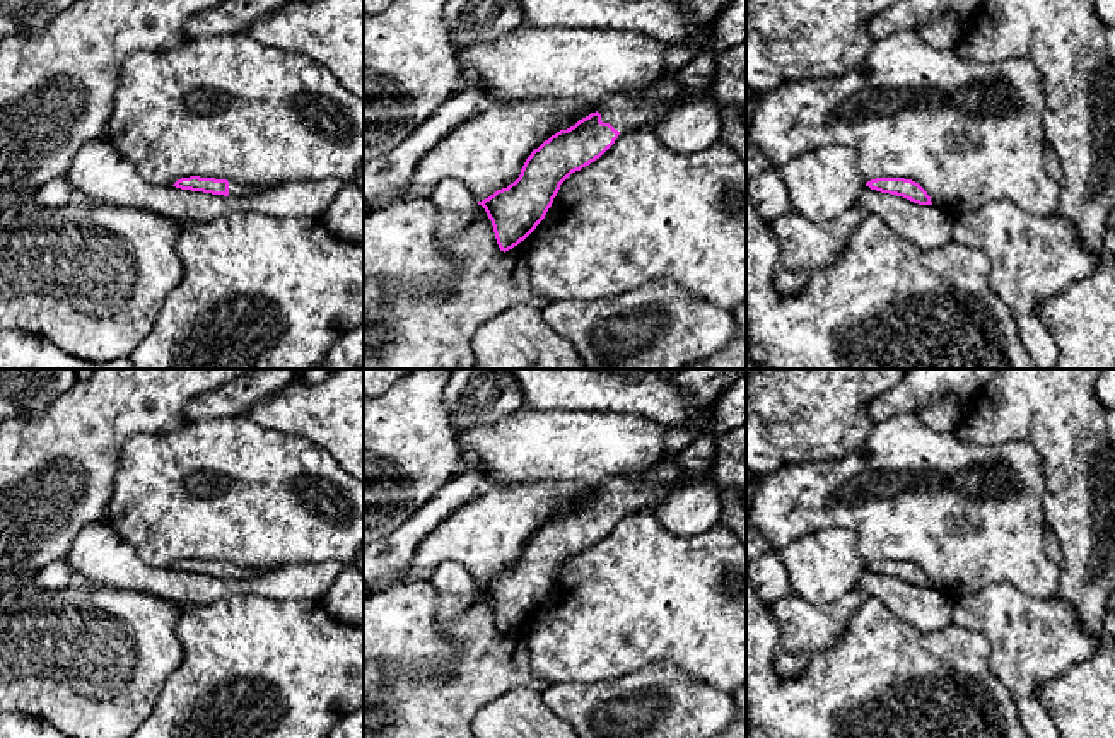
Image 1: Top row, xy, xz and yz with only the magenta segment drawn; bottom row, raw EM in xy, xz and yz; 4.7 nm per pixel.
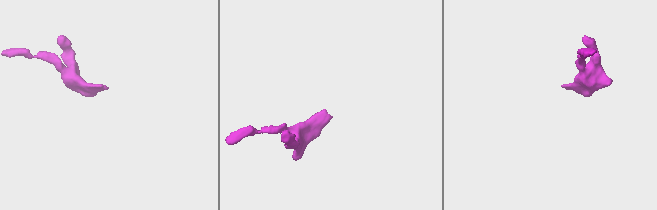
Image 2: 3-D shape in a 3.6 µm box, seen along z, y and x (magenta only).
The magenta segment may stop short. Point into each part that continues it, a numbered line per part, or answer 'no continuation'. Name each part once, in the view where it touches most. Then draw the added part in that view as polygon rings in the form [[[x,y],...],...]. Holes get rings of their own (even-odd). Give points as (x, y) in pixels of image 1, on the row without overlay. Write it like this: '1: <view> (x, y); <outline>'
1: xz (622, 494); [[[613,477],[598,485],[598,495],[601,497],[603,506],[610,506],[615,512],[623,514],[661,502],[683,483],[685,477],[680,477],[669,483],[642,487],[633,478]]]

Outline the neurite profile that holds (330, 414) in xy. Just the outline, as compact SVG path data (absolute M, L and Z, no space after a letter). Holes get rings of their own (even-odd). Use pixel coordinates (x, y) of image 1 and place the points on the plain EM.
M333 369L316 384L292 381L278 395L258 400L246 417L314 442L364 482L364 369Z

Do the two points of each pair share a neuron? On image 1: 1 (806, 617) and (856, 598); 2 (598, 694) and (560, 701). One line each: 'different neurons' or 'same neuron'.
1: same neuron
2: same neuron

